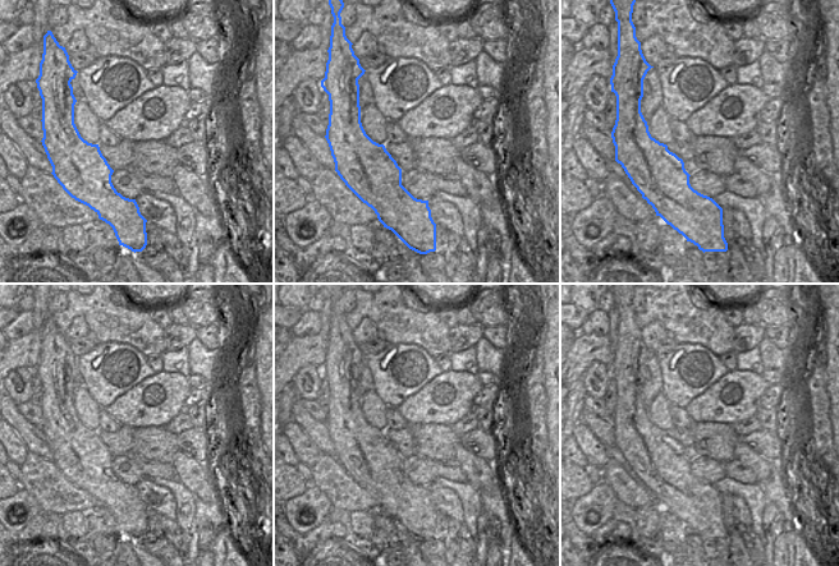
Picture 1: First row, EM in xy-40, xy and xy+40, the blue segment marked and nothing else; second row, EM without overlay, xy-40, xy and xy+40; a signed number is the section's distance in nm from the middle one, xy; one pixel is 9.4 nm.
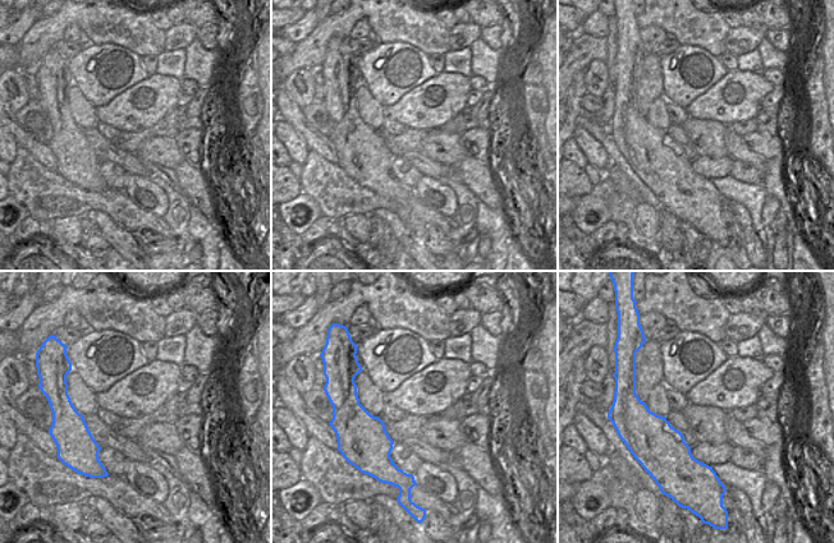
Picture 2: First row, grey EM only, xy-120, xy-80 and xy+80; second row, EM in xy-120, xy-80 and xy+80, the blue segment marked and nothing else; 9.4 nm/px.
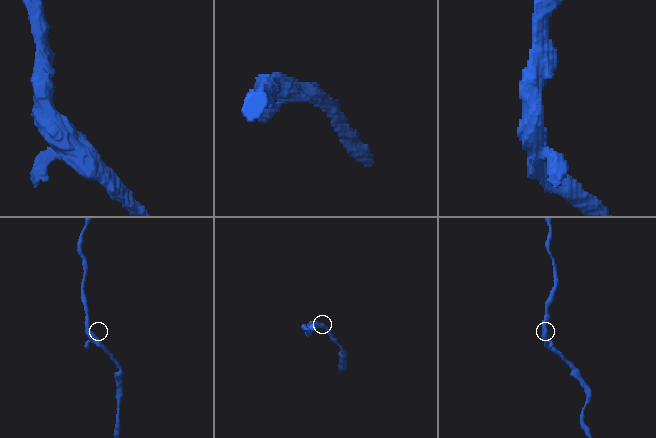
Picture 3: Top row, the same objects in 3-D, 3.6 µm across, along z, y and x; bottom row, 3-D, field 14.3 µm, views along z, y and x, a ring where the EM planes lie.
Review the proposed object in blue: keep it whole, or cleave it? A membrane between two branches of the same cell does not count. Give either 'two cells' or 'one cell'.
two cells

